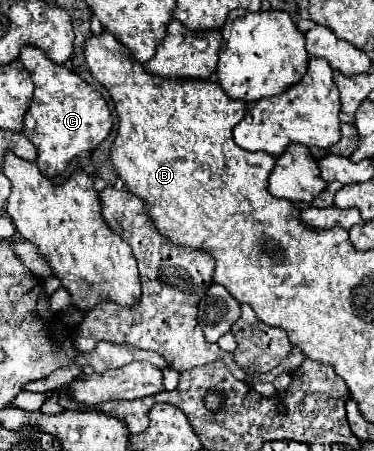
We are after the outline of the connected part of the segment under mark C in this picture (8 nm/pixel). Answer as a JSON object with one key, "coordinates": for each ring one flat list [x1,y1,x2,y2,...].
{"coordinates":[[25,46,19,58,35,84,35,96,23,122,23,134,37,148,39,170,47,178,57,178,67,170,73,158,83,152,93,152,111,134,113,118,105,98,73,70,51,62,35,46]]}

